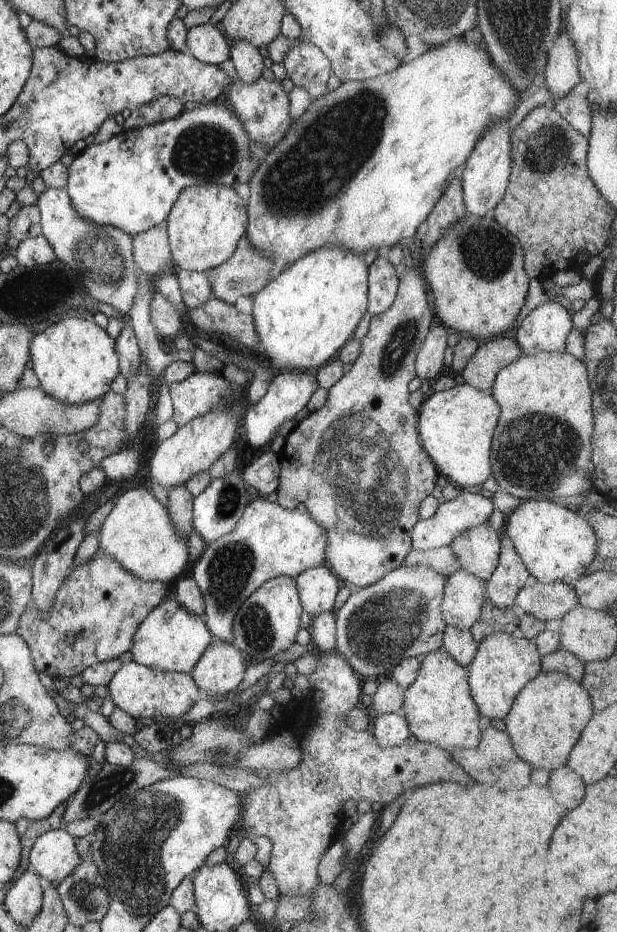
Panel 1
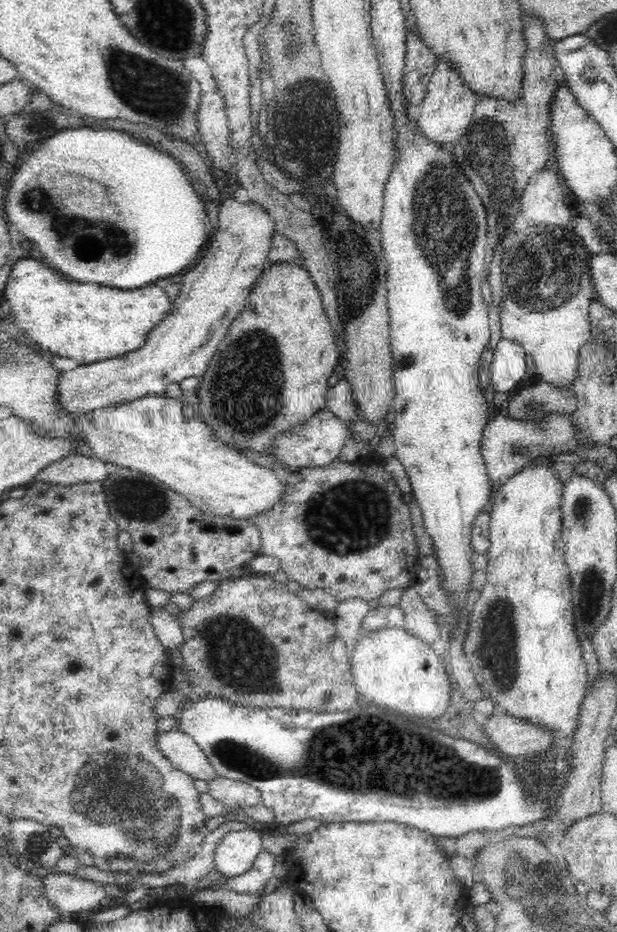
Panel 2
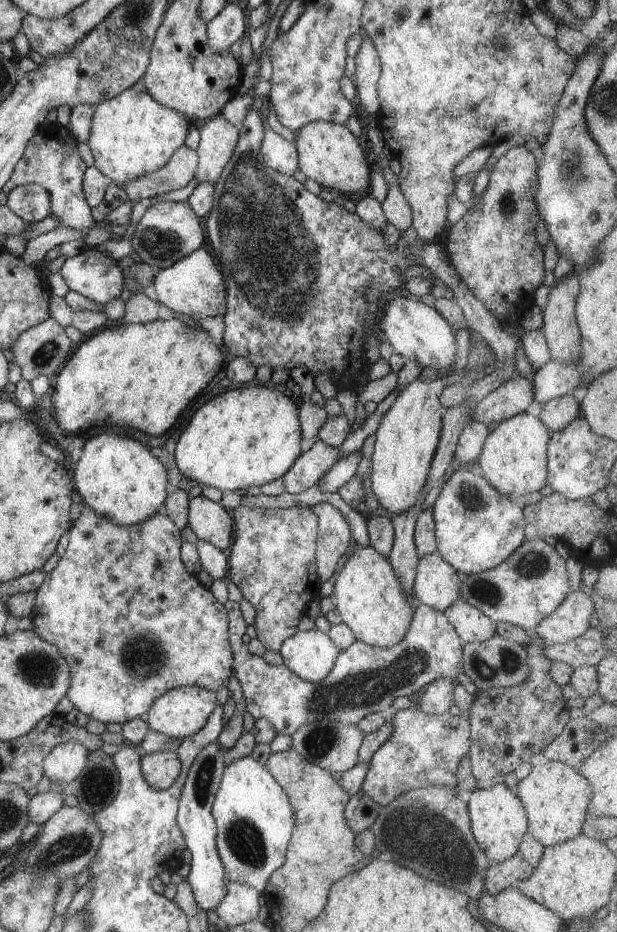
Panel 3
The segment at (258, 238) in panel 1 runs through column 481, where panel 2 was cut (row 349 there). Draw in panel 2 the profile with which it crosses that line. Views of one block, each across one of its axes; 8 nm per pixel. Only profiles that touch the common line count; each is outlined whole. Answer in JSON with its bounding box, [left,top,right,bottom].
[3,258,172,365]

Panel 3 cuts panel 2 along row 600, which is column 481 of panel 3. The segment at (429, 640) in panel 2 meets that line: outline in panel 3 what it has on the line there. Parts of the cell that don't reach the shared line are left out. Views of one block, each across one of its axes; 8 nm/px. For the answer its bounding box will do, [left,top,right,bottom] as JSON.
[471,375,533,425]

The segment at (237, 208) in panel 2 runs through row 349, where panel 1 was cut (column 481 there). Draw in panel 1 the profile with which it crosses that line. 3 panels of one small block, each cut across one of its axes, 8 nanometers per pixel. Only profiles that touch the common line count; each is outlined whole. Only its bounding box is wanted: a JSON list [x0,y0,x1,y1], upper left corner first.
[460,120,511,216]

